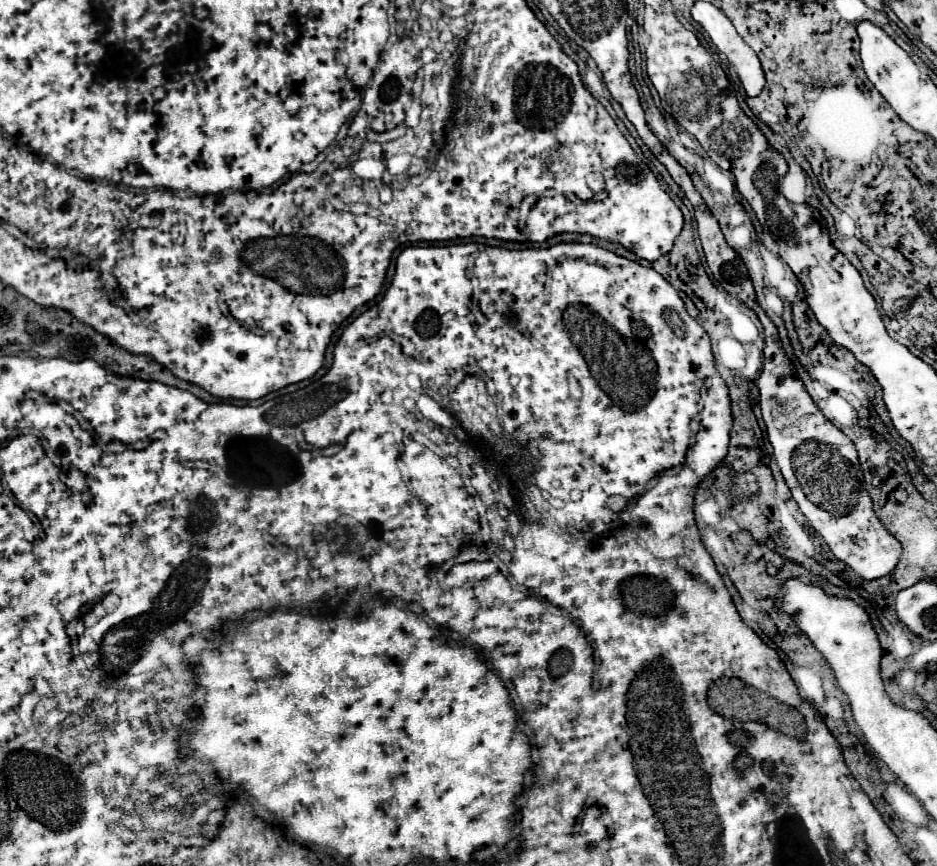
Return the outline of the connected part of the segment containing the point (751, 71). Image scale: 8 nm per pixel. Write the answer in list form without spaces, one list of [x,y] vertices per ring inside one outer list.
[[[697,1],[697,3],[693,5],[693,9],[691,9],[691,15],[693,15],[693,19],[709,33],[711,41],[715,43],[715,47],[717,47],[723,55],[727,55],[729,63],[733,63],[733,67],[735,67],[735,71],[737,71],[737,75],[739,75],[739,79],[741,79],[741,83],[743,83],[747,95],[749,95],[749,97],[759,95],[761,89],[765,87],[765,73],[763,73],[763,69],[761,69],[759,59],[755,59],[755,51],[739,37],[739,33],[735,31],[733,23],[729,21],[729,17],[727,17],[721,9],[717,9],[713,3],[707,3],[707,1]]]

